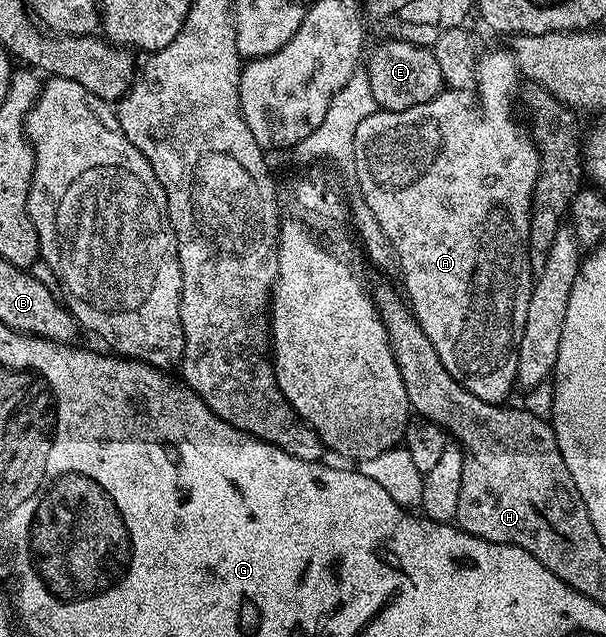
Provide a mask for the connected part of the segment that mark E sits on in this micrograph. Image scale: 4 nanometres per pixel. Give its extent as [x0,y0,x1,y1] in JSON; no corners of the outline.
[365,40,445,112]

